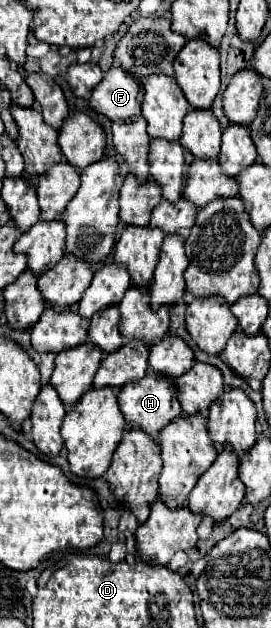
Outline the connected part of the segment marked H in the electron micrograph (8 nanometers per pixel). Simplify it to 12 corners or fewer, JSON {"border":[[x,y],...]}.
{"border":[[167,376],[119,390],[125,430],[153,440],[179,416],[175,386]]}

